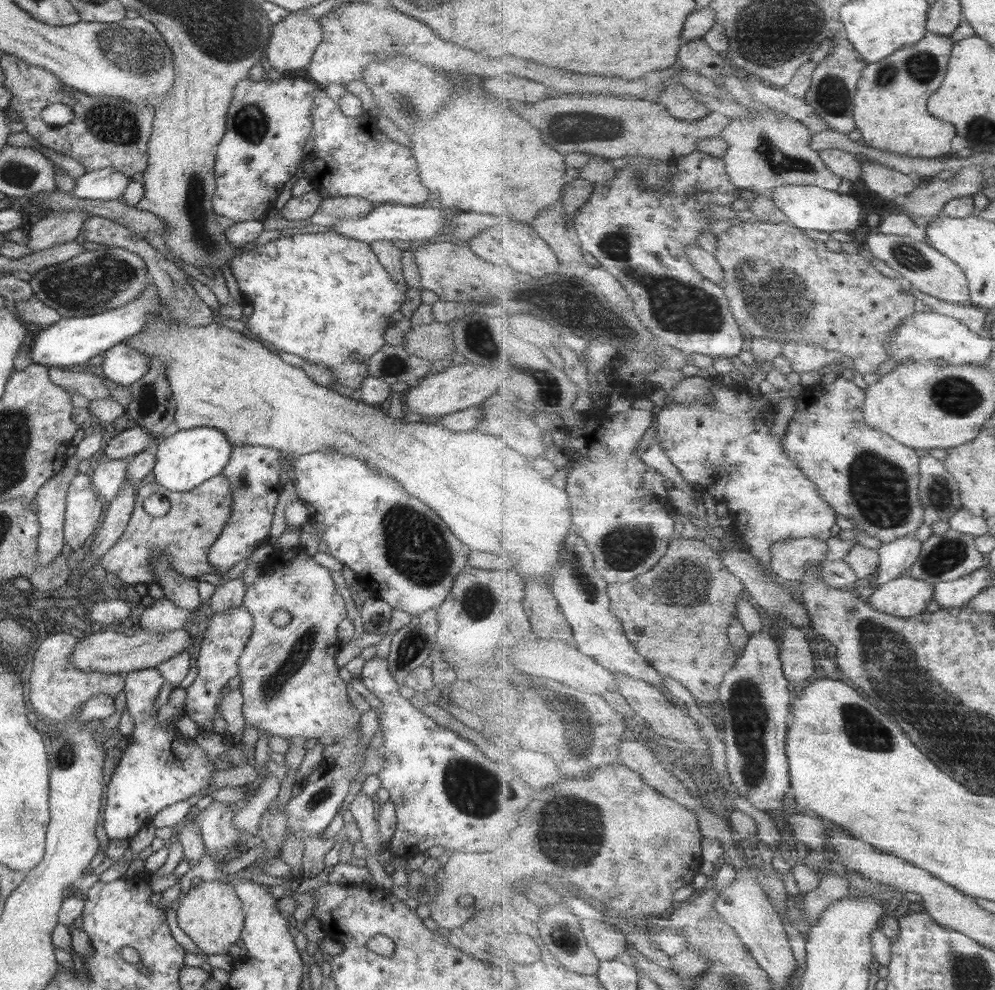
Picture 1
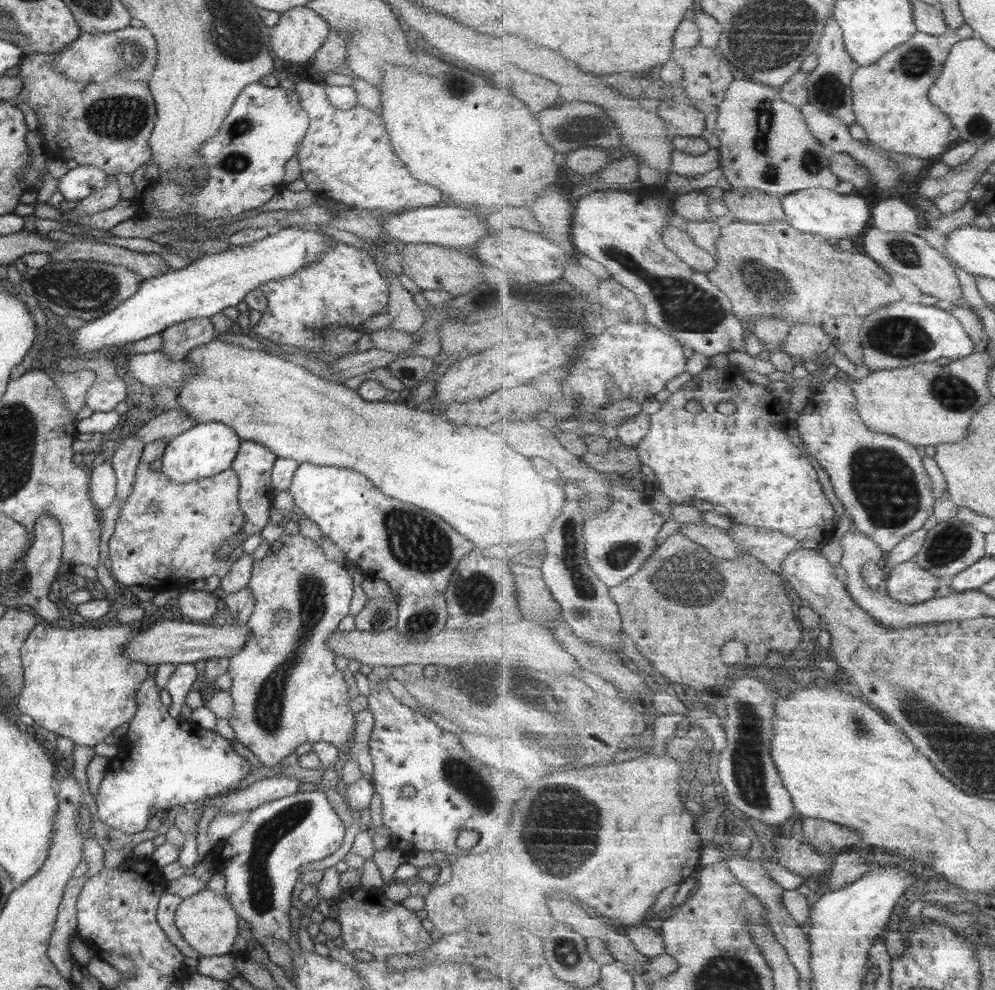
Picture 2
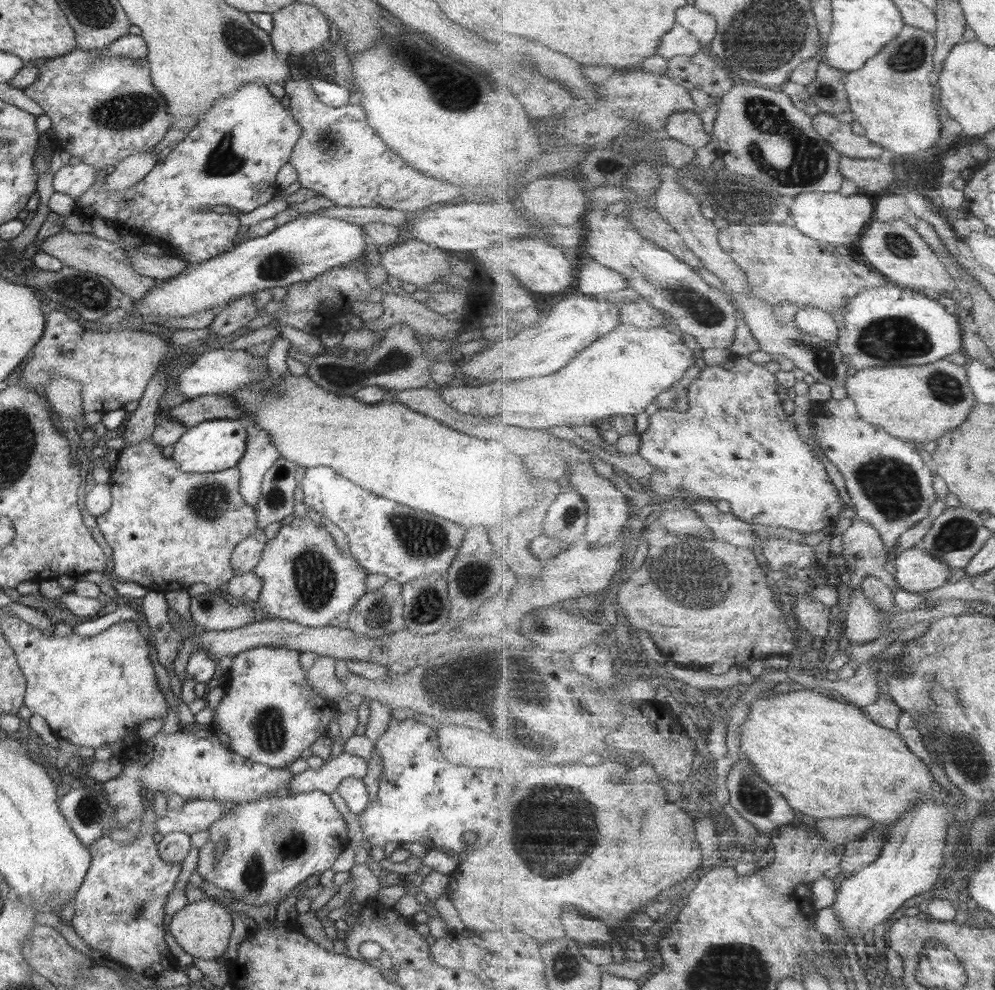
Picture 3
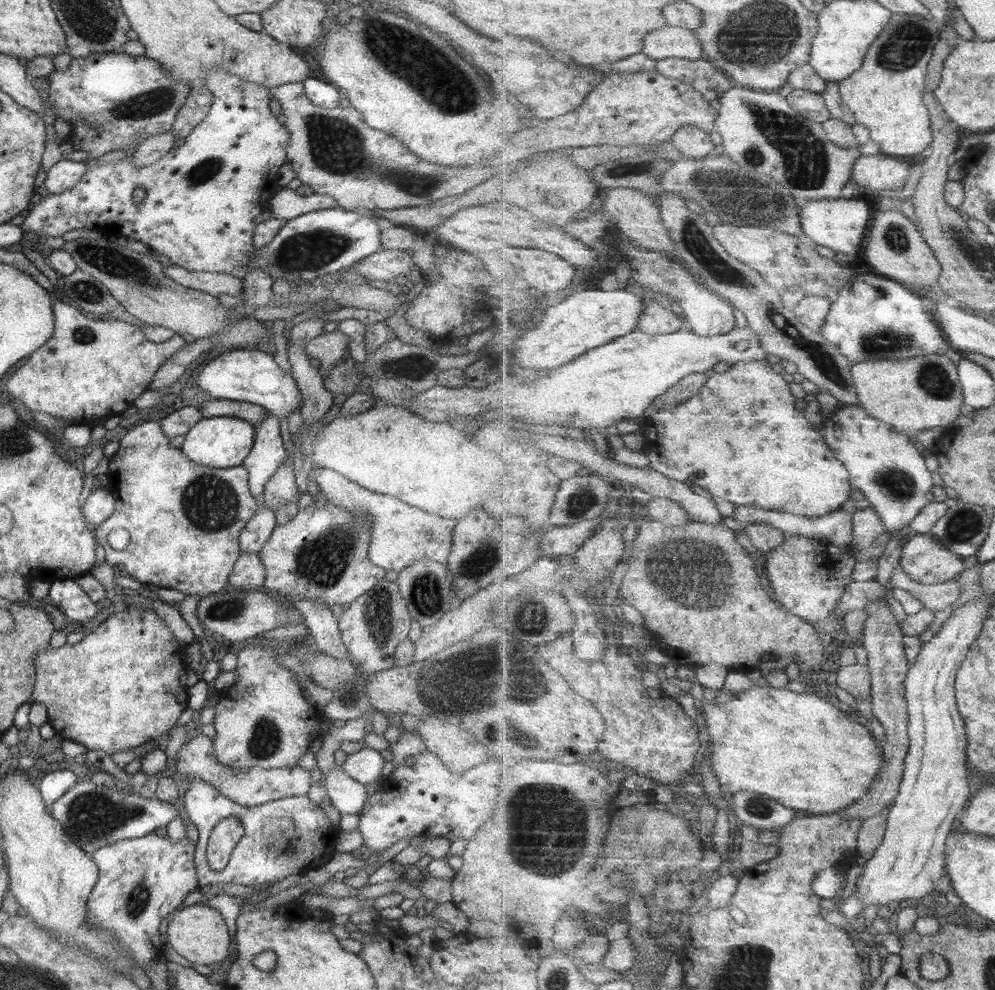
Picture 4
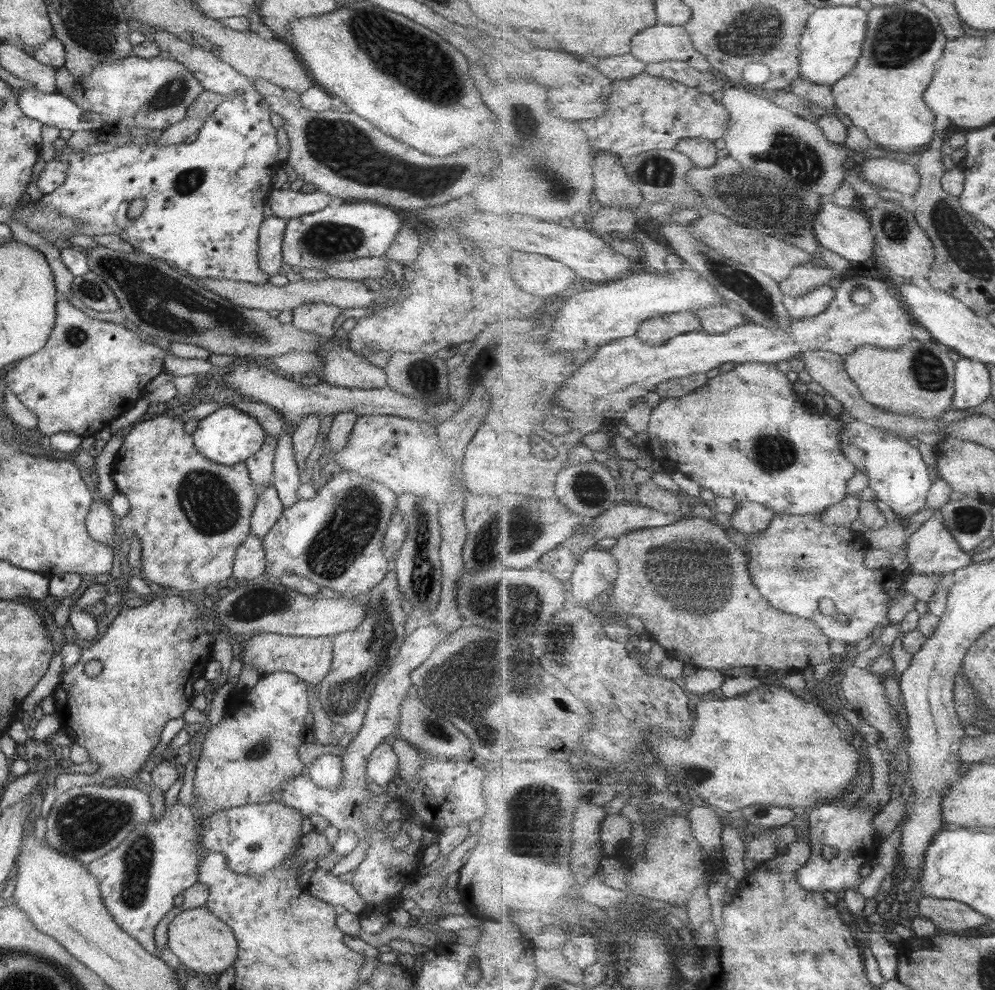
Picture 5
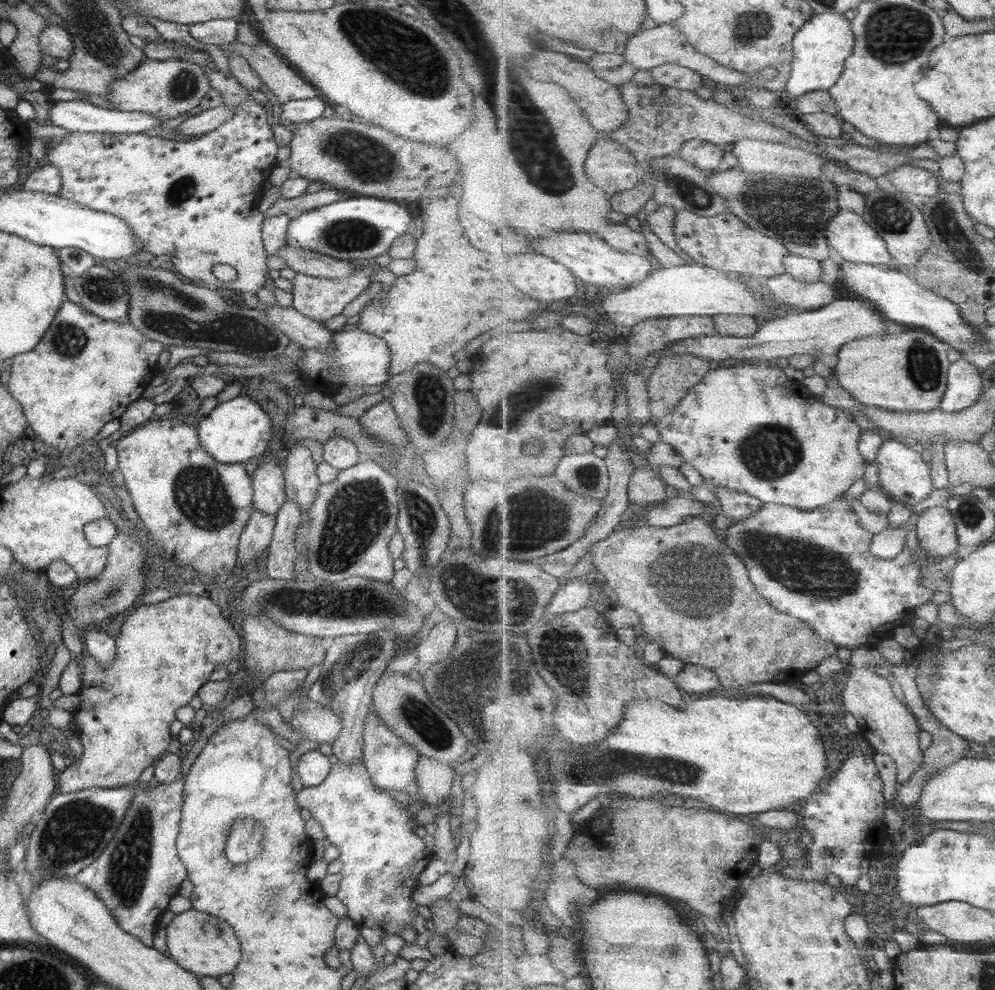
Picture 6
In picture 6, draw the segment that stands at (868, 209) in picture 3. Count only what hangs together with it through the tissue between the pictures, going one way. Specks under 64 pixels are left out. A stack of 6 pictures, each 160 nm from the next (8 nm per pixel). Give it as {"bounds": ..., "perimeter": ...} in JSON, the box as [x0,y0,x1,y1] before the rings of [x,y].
{"bounds":[828,209,895,267],"perimeter":[[[841,209],[829,221],[828,241],[848,262],[895,267],[888,243],[862,215]]]}

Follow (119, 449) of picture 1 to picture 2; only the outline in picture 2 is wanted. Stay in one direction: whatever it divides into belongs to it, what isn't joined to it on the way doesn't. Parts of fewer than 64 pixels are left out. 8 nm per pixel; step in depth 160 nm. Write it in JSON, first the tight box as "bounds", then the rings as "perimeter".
{"bounds":[132,406,195,444],"perimeter":[[[176,406],[167,412],[155,415],[149,422],[138,428],[132,436],[136,436],[142,444],[149,444],[154,440],[170,441],[193,425],[195,425],[194,422],[182,412],[180,407]]]}

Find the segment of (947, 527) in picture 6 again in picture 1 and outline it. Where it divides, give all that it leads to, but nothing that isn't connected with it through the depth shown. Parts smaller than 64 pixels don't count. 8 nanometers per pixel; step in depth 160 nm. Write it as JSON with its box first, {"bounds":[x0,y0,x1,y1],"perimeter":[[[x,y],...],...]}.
{"bounds":[867,573,936,617],"perimeter":[[[905,573],[903,576],[881,584],[867,598],[868,604],[881,613],[898,617],[916,617],[927,612],[927,606],[936,596],[935,585]]]}

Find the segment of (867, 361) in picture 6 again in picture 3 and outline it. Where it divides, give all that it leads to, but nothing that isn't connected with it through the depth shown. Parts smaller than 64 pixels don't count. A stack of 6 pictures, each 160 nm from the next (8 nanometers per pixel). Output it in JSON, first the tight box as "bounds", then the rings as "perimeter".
{"bounds":[846,359,978,443],"perimeter":[[[945,359],[921,366],[866,368],[846,378],[846,392],[847,396],[856,402],[861,418],[876,423],[897,438],[921,443],[931,442],[931,440],[939,442],[948,433],[959,428],[969,418],[978,402],[970,385],[965,364],[957,365]]]}

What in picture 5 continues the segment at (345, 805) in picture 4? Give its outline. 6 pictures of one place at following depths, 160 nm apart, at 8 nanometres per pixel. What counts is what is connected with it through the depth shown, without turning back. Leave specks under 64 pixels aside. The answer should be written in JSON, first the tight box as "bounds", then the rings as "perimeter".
{"bounds":[305,753,344,790],"perimeter":[[[330,753],[320,754],[316,757],[312,765],[305,770],[305,774],[319,787],[327,790],[337,790],[340,788],[344,774],[340,756]]]}

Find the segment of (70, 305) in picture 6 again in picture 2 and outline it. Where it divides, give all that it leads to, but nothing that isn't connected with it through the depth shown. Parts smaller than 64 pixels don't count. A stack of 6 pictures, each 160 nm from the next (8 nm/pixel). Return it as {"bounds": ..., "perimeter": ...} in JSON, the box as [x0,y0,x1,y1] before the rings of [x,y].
{"bounds":[59,351,125,412],"perimeter":[[[97,351],[85,353],[82,356],[61,358],[59,362],[61,372],[75,372],[77,370],[91,370],[94,373],[92,391],[87,392],[84,404],[95,412],[113,411],[125,396],[125,385],[115,374],[113,358],[99,355]]]}

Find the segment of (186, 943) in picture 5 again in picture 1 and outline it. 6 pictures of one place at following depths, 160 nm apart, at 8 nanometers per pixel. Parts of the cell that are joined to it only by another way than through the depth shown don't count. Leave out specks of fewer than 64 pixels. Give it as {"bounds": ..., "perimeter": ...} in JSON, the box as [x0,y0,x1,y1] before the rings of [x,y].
{"bounds":[176,881,245,955],"perimeter":[[[201,881],[192,885],[176,909],[178,927],[205,955],[227,955],[229,947],[240,938],[245,913],[235,889],[221,881]]]}

